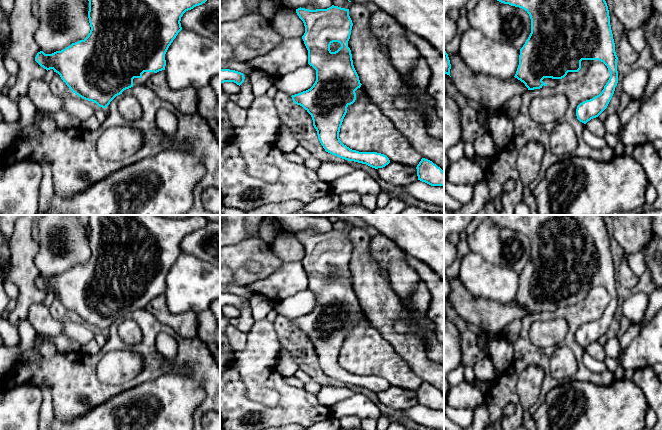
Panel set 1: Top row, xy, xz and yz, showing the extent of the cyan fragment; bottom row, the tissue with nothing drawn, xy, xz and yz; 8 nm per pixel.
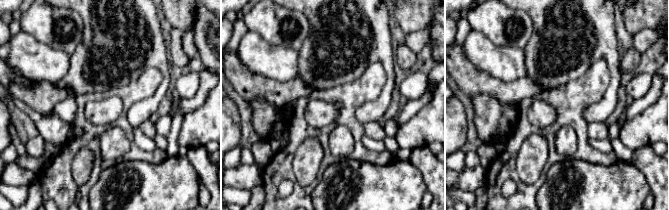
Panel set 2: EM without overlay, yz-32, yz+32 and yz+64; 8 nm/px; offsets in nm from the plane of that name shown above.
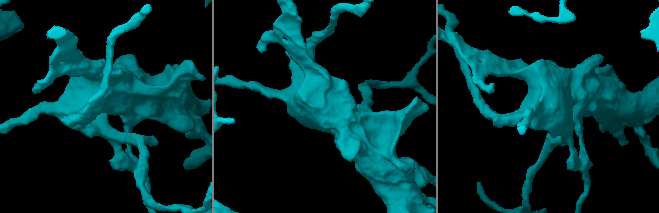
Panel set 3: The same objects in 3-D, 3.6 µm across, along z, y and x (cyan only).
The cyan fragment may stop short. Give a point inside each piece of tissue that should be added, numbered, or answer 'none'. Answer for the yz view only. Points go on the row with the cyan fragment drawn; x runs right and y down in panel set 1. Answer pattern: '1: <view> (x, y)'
1: yz (585, 64)

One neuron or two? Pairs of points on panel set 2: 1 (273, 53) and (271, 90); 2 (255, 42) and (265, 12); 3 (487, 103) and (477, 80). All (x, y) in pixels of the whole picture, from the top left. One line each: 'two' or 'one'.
1: two
2: two
3: two

